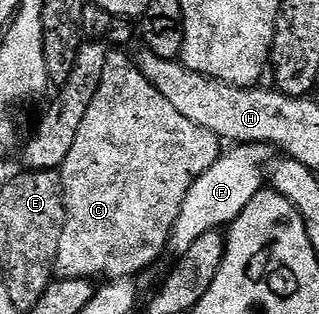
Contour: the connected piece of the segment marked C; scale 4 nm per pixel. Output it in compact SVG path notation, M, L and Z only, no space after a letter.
M115 49L108 54L105 61L104 76L100 81L100 88L97 95L93 97L93 103L86 110L85 119L81 122L81 127L74 138L73 149L65 158L61 168L63 176L63 208L67 210L65 217L65 229L61 233L61 241L57 249L57 261L55 262L55 275L61 279L90 279L92 281L112 281L115 279L131 279L138 271L143 271L146 267L151 267L163 255L163 250L168 250L171 241L171 230L177 221L177 213L197 177L209 169L218 161L221 154L221 141L209 129L201 129L201 125L196 125L194 121L189 121L189 117L177 113L161 93L150 83L140 72L138 66L127 55L122 55L122 50Z

